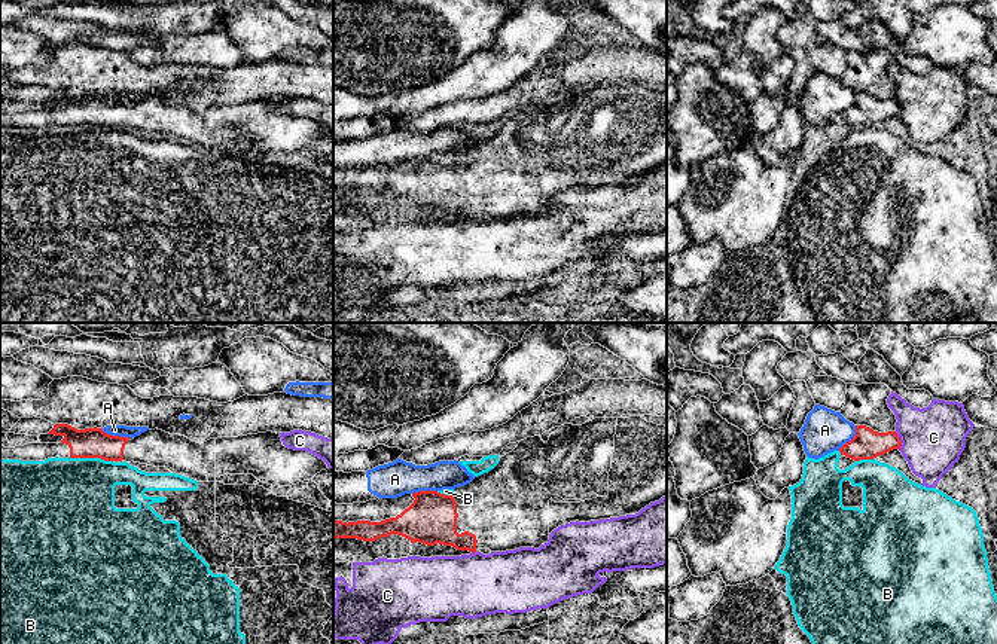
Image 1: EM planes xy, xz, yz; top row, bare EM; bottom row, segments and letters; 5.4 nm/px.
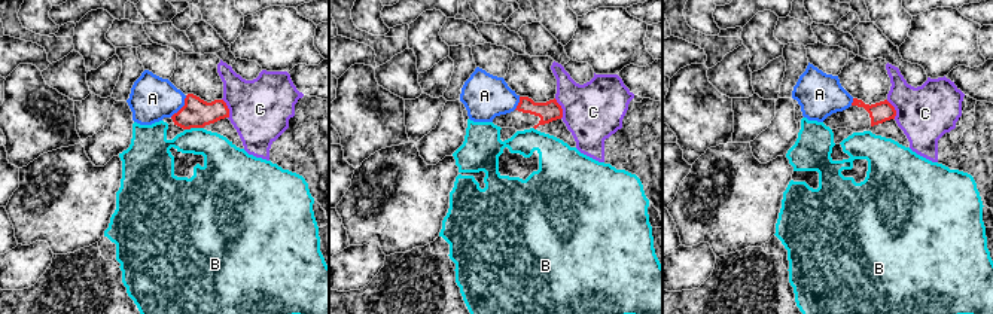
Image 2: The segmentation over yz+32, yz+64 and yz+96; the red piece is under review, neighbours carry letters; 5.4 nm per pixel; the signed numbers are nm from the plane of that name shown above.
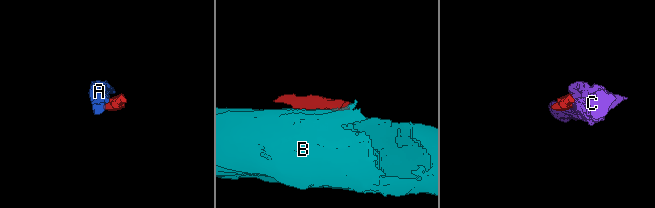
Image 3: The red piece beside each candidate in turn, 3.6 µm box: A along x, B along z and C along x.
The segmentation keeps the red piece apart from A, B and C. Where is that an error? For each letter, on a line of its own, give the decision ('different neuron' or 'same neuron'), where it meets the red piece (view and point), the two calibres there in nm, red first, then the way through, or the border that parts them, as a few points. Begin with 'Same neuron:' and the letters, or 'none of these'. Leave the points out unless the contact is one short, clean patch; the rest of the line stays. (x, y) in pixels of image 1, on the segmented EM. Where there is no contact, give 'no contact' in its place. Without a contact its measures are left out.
Same neuron: none of these
A: different neuron | xy (116, 436) | 160/60 nm | along xy (101, 429), (110, 435), (130, 438)
B: different neuron | xy (91, 457) | 160/440 nm
C: different neuron | yz (899, 440) | 160/340 nm

